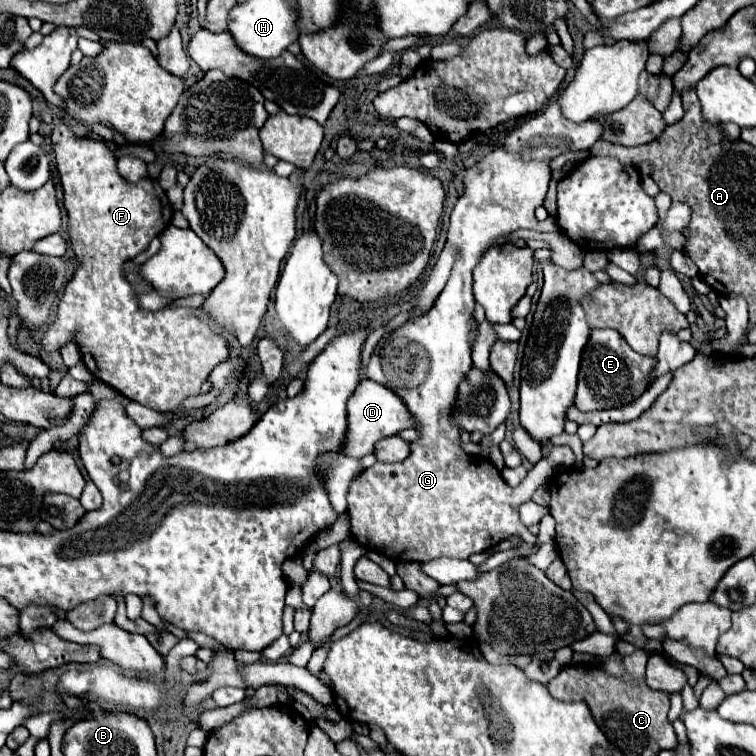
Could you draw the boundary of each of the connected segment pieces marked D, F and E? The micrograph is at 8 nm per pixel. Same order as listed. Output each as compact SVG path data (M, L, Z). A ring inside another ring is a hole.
M363 379L353 391L347 407L347 433L345 433L345 443L343 443L343 455L361 459L363 455L373 453L373 445L389 435L395 435L403 429L413 427L413 419L407 411L407 407L393 395L393 391L387 391L387 387L381 387L379 383L371 379Z
M55 125L51 141L65 195L63 203L69 217L69 239L81 265L75 271L75 277L65 287L57 319L55 323L48 325L42 346L45 351L57 351L67 341L75 341L85 365L97 379L149 409L155 409L159 413L175 411L185 397L199 395L201 383L209 377L213 367L227 359L229 347L219 329L213 329L209 321L197 319L187 307L169 307L161 311L141 309L135 299L133 287L121 275L123 263L145 251L151 239L157 237L167 227L167 223L171 223L171 203L155 179L145 179L135 185L129 185L125 179L121 179L117 175L117 159L111 155L109 145L105 145L103 141L75 137L67 125Z
M591 329L589 341L581 355L575 407L579 411L601 411L601 409L615 409L633 403L649 387L649 371L653 367L655 367L655 359L635 353L617 331Z

